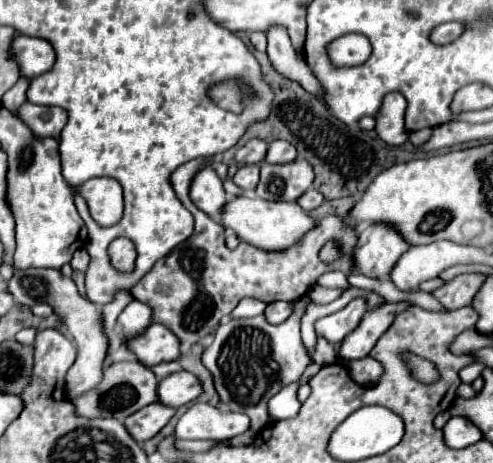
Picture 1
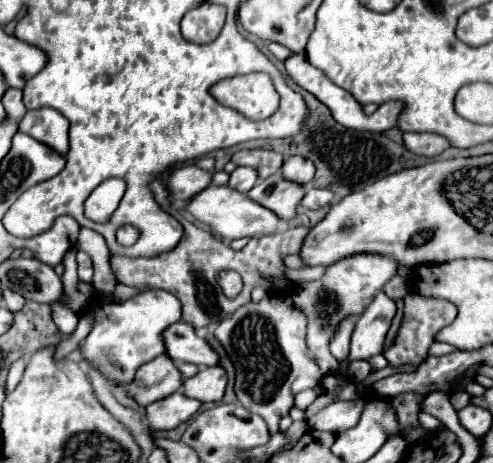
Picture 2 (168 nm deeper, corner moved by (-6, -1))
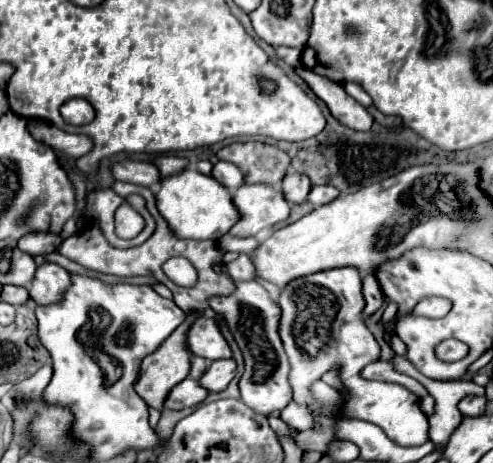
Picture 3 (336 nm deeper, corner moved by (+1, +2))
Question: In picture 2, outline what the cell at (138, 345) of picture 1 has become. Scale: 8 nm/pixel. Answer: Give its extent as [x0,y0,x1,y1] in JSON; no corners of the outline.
[164,322,220,366]

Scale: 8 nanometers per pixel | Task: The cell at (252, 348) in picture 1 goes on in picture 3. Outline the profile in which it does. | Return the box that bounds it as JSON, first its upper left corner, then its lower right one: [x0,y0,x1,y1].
[209,281,293,415]

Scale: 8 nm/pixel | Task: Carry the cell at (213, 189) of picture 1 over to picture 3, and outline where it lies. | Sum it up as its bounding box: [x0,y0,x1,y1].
[113,161,161,187]

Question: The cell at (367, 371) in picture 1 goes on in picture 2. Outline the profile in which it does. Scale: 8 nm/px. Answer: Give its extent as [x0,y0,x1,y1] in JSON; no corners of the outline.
[384,294,458,366]

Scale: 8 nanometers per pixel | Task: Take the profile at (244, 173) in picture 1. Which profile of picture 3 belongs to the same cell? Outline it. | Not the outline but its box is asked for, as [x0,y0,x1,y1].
[211,161,245,189]

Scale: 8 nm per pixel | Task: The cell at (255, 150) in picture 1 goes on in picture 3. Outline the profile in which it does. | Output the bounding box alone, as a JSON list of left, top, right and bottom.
[217,143,289,185]

